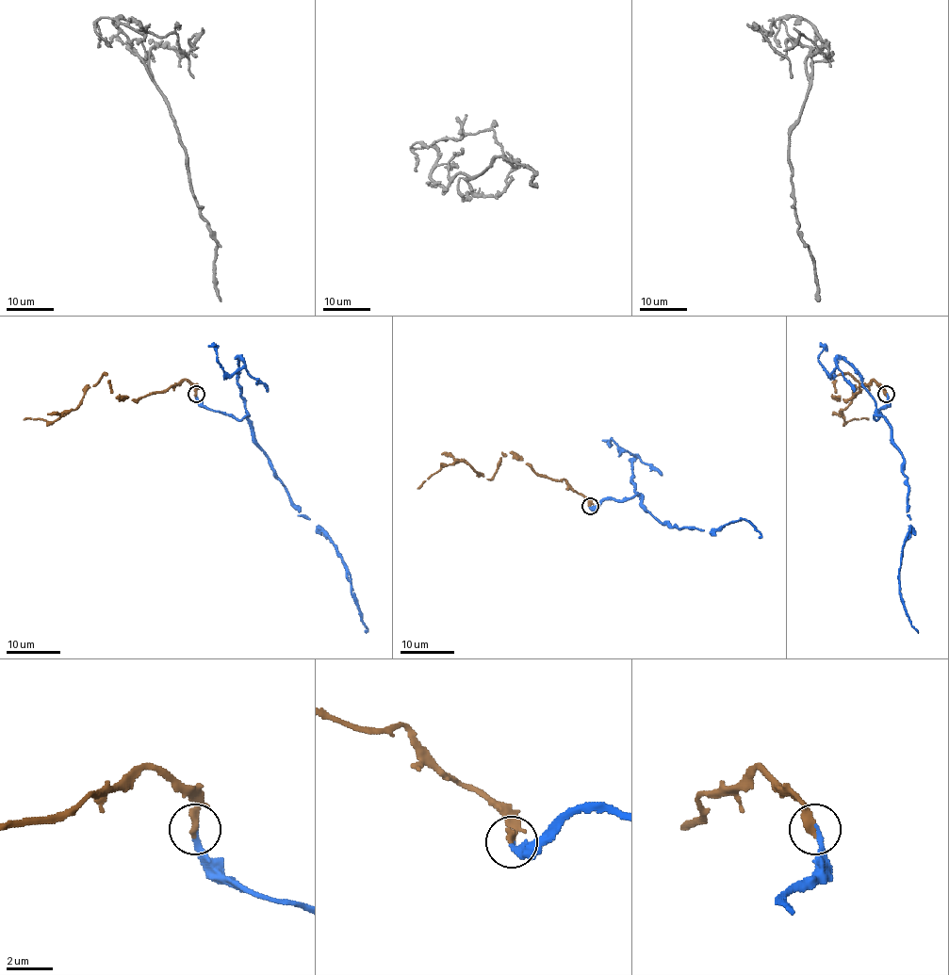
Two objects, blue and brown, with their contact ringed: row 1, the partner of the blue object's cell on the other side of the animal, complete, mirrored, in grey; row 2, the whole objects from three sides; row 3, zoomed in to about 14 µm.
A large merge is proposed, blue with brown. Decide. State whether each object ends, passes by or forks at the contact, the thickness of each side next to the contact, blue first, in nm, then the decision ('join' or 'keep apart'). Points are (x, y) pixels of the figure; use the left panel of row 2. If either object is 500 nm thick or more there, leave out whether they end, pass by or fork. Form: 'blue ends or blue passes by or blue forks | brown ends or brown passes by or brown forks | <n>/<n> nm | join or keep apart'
blue ends | brown ends | 200/360 nm | join

